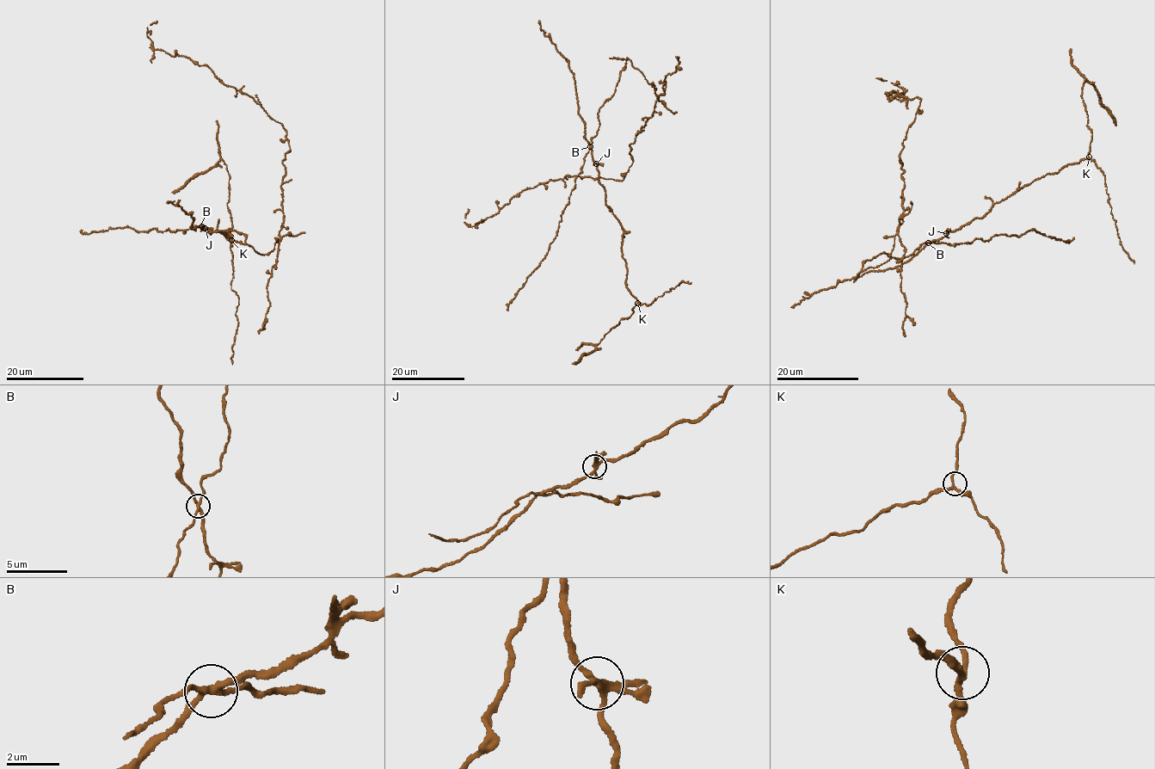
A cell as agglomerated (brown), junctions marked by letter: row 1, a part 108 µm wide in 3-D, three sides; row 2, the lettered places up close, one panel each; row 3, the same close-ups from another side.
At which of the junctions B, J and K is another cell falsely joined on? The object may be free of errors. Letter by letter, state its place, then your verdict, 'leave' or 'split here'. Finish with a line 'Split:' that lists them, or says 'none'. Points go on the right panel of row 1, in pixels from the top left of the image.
B: at (928, 243); split here
J: at (946, 233); leave
K: at (1089, 156); leave
Split: B

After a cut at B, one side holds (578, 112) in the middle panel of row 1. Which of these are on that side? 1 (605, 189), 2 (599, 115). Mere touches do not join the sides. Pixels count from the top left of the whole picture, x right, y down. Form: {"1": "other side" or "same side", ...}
{"1": "same side", "2": "other side"}

